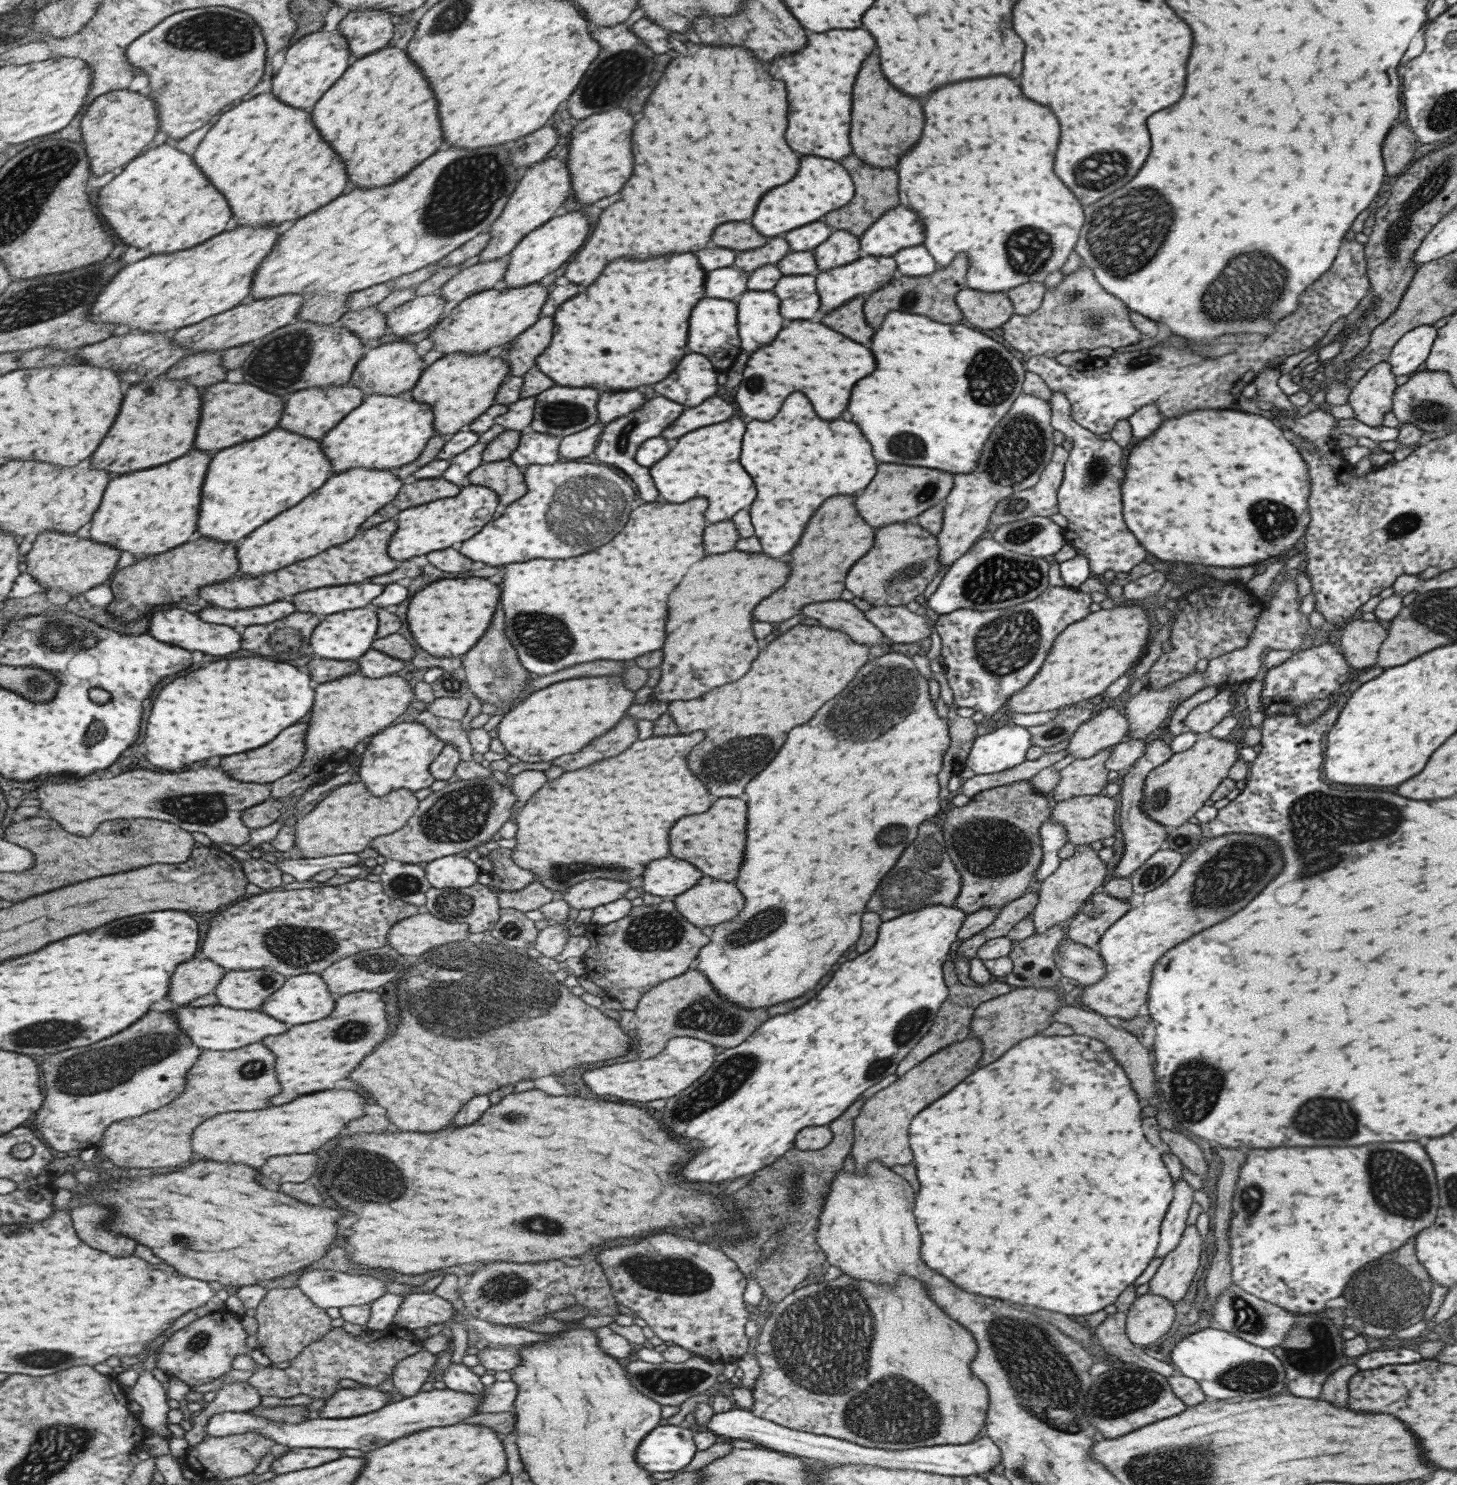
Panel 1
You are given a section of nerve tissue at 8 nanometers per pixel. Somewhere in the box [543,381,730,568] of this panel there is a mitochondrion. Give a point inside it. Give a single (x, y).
(623, 442)

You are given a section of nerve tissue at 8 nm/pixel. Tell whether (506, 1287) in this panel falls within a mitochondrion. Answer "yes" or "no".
yes

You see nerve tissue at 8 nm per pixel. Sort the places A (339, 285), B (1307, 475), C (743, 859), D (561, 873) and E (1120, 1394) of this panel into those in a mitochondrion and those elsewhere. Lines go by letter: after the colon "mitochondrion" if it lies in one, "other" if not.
A: other
B: other
C: other
D: mitochondrion
E: mitochondrion

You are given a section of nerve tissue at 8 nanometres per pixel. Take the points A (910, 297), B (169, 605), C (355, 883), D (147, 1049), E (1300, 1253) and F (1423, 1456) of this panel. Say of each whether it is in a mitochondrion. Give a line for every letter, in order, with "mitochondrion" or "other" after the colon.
A: mitochondrion
B: other
C: other
D: mitochondrion
E: other
F: other

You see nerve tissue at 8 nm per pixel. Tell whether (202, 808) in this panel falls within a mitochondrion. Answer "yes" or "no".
yes

